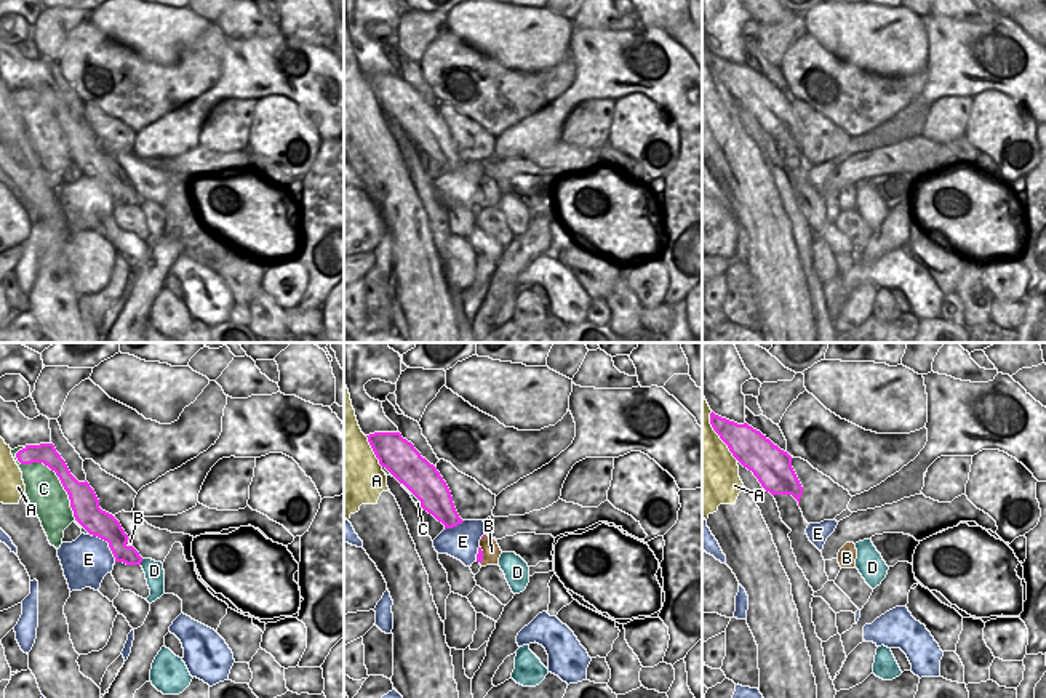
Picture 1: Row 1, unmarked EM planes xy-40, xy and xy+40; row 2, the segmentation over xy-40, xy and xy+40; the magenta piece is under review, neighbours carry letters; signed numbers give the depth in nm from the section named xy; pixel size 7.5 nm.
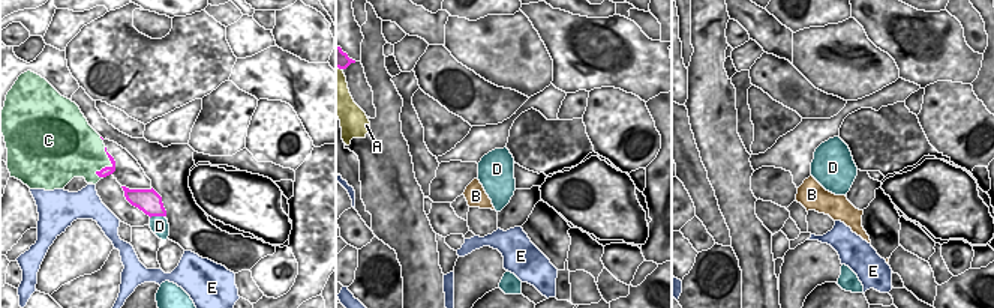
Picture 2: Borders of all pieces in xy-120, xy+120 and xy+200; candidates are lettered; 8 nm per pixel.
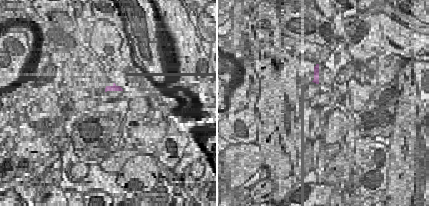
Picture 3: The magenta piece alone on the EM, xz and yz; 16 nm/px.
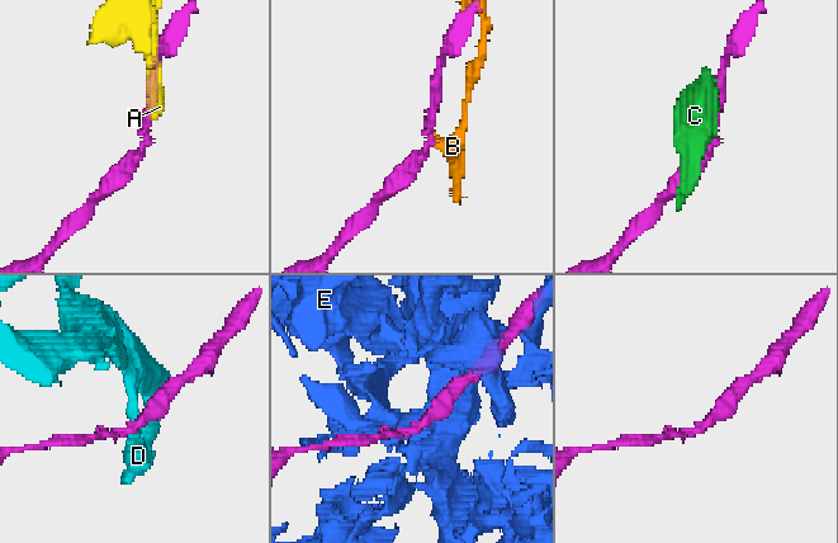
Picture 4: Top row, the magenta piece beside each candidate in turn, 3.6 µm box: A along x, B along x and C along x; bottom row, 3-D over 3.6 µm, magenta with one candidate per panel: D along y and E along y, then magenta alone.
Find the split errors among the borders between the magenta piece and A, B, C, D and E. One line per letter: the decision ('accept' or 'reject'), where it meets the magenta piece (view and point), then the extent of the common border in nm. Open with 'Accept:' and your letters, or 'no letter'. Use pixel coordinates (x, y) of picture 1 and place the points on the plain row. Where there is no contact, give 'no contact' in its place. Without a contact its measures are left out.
Accept: no letter
A: reject; meets magenta in xy at (373, 92); contact 280 nm long
B: reject; meets magenta in xy at (482, 197); contact 140 nm long
C: reject; meets magenta in xy-40 at (59, 120); contact 850 nm long
D: reject; meets magenta in xy-40 at (141, 202); contact 60 nm long
E: reject; meets magenta in xy-40 at (109, 186); contact 260 nm long

